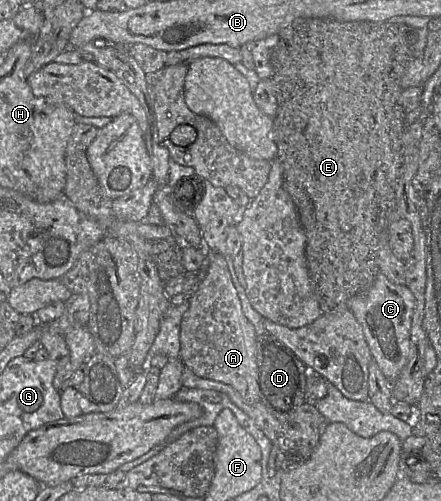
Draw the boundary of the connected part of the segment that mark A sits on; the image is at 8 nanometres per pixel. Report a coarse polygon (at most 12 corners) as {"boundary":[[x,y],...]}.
{"boundary":[[225,256],[181,320],[179,358],[260,401],[255,327]]}

